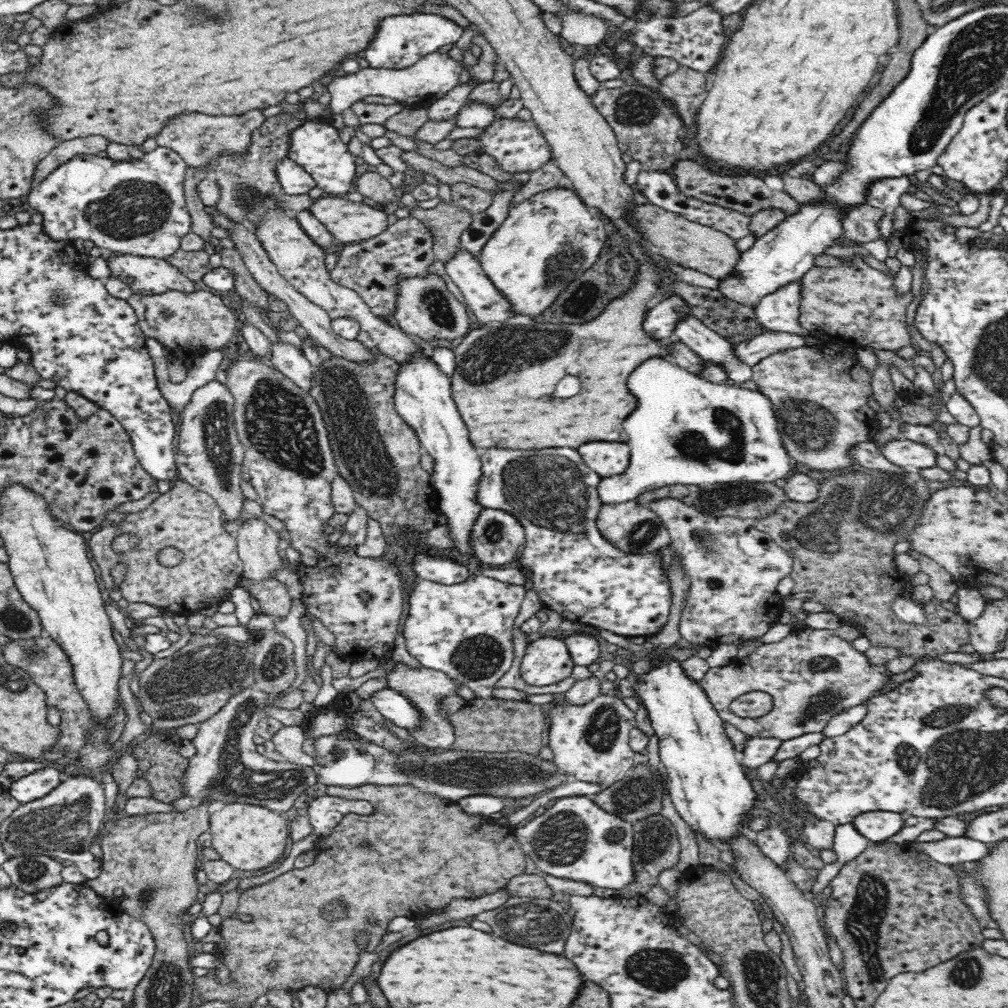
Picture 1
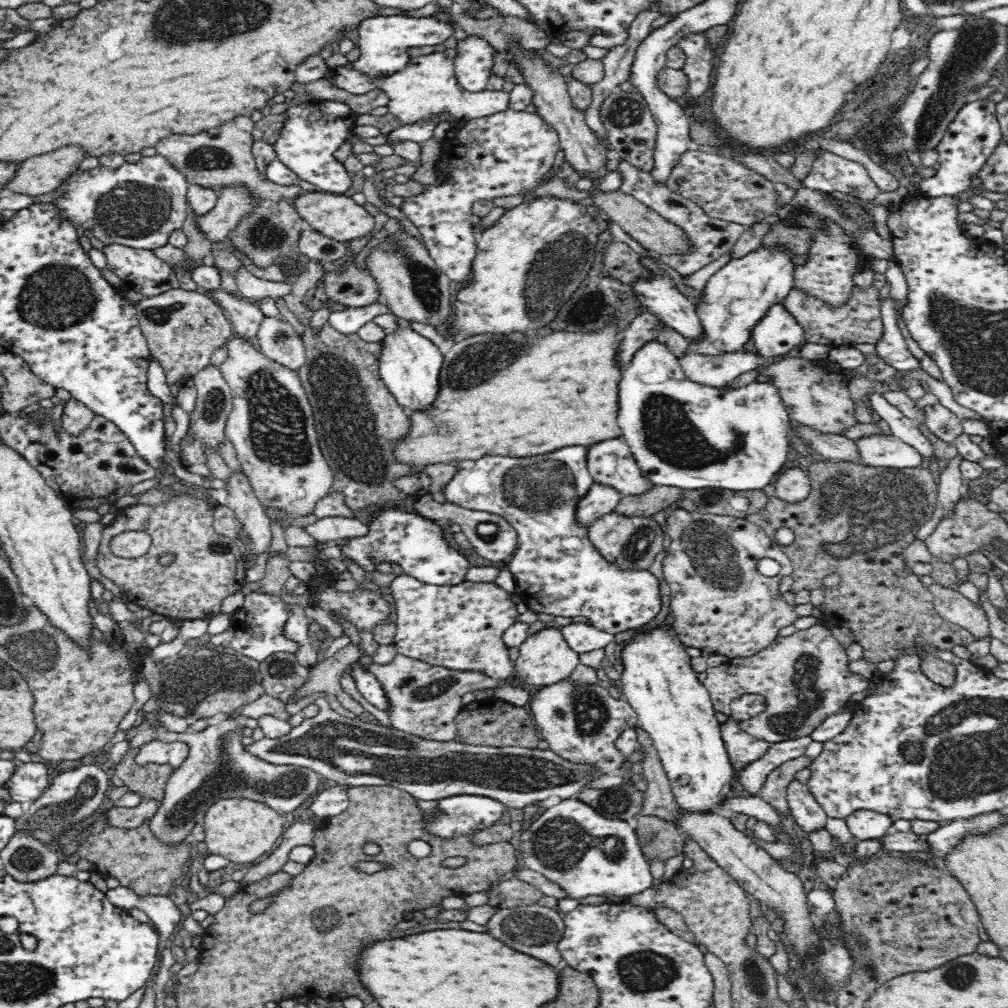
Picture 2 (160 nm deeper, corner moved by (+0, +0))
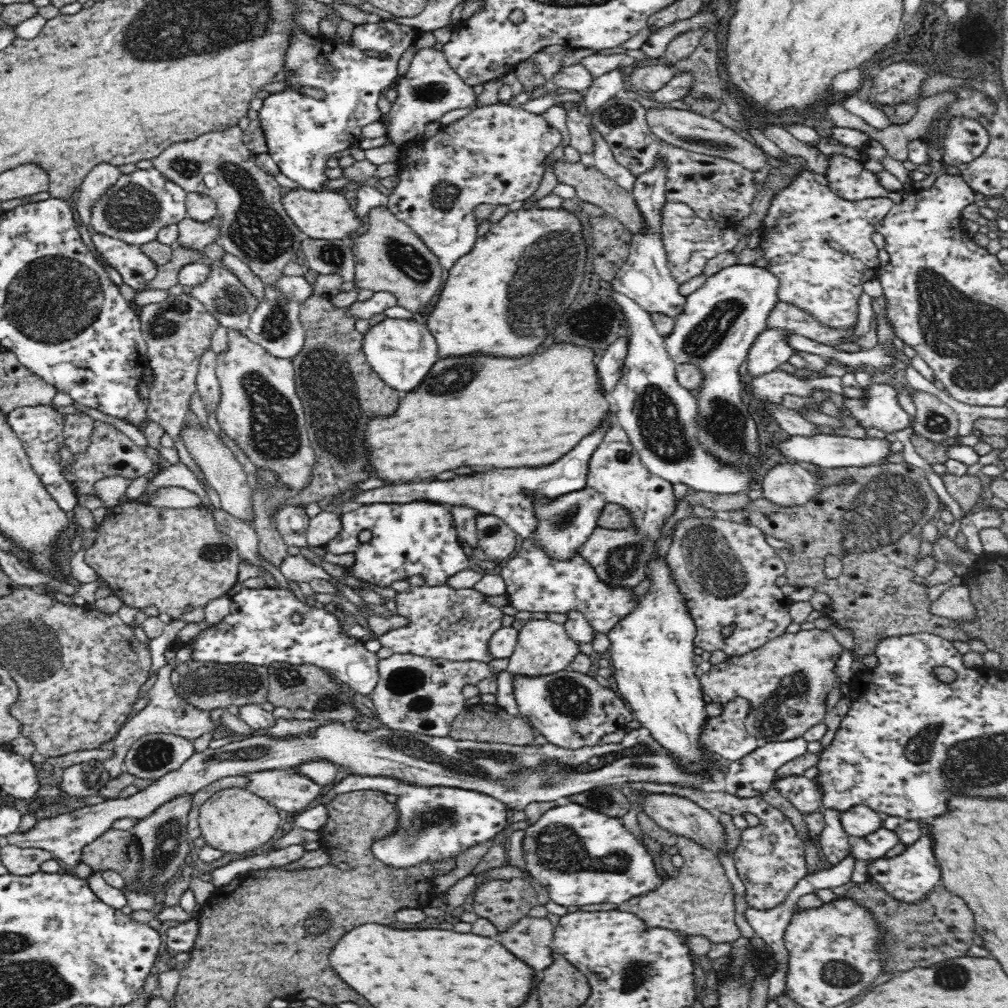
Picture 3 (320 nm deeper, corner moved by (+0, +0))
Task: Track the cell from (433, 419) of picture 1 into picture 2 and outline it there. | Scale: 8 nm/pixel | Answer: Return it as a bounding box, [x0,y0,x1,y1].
[378,328,444,412]

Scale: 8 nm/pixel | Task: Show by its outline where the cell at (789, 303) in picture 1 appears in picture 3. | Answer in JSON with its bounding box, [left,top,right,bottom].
[747,329,794,379]

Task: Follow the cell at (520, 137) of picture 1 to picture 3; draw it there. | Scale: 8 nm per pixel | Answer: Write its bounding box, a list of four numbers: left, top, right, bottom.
[387,102,563,270]

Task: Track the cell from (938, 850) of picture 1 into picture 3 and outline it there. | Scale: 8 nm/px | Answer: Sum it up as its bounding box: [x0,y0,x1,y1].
[848,827,898,860]

